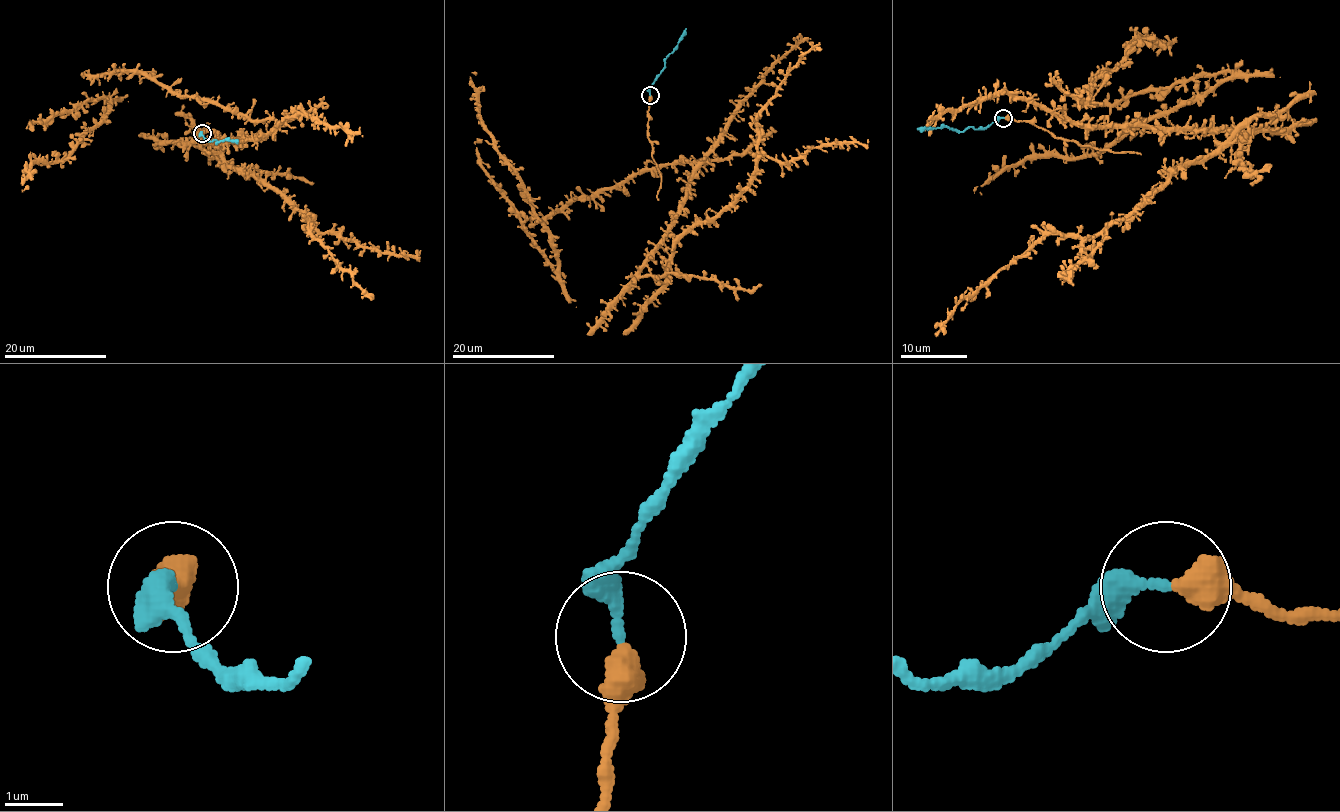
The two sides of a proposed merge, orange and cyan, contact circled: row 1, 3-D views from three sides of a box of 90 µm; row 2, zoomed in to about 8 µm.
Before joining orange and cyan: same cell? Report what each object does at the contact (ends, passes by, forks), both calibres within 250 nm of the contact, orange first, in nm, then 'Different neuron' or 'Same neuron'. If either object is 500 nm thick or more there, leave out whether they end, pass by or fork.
Thickness 550 nm (orange) against 280 nm. Same neuron

